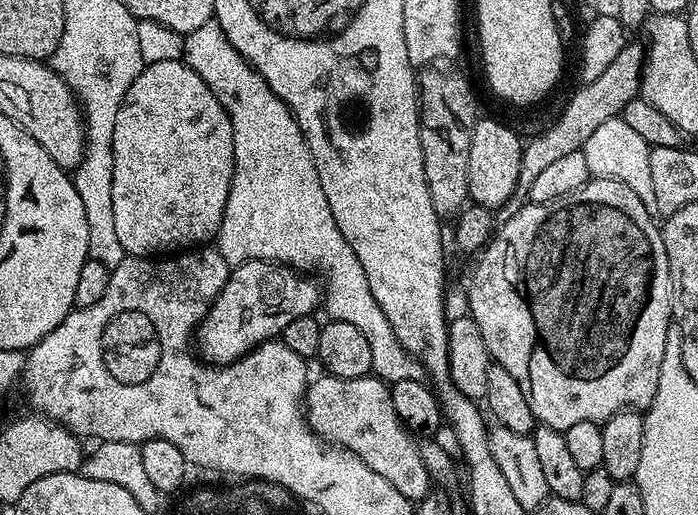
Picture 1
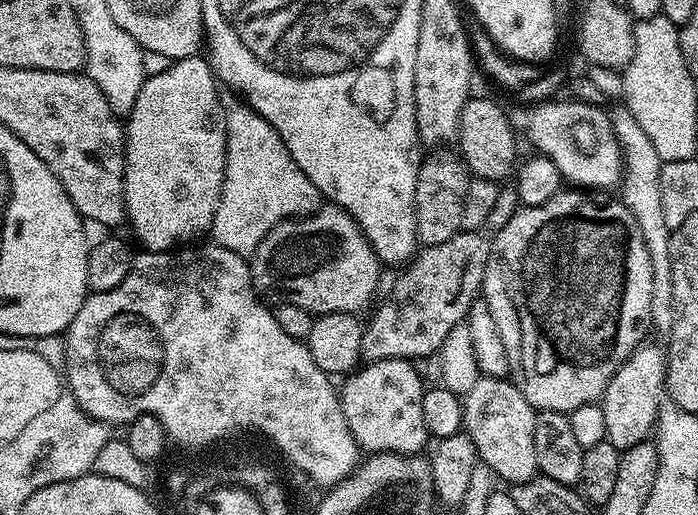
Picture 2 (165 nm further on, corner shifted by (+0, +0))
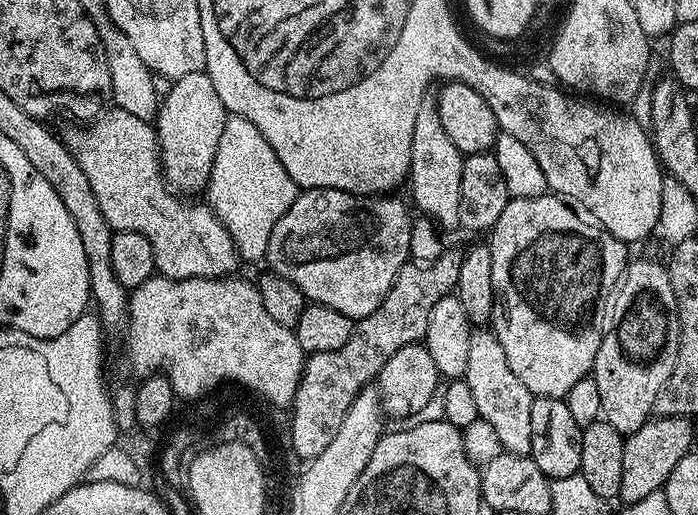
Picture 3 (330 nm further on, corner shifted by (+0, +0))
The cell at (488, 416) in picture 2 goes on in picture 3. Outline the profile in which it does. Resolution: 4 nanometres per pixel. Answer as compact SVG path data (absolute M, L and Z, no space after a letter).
M491 330L473 331L470 338L470 362L462 378L474 394L480 419L494 426L498 434L498 442L502 442L504 451L513 452L519 456L529 455L532 451L530 406L534 397L530 390L526 390L526 386L522 386L522 382L518 382L514 370L510 370L506 362L506 350L502 350L502 342L498 342L495 332Z

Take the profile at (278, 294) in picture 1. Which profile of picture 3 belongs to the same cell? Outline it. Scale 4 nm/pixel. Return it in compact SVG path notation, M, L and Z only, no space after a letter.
M337 188L303 189L290 210L278 218L270 234L267 267L282 278L290 278L290 282L302 290L305 301L330 306L330 310L346 314L353 322L361 320L366 314L378 310L382 298L386 298L390 286L394 286L398 270L410 260L408 251L414 216L409 205L404 205L398 197L396 194L358 197Z

